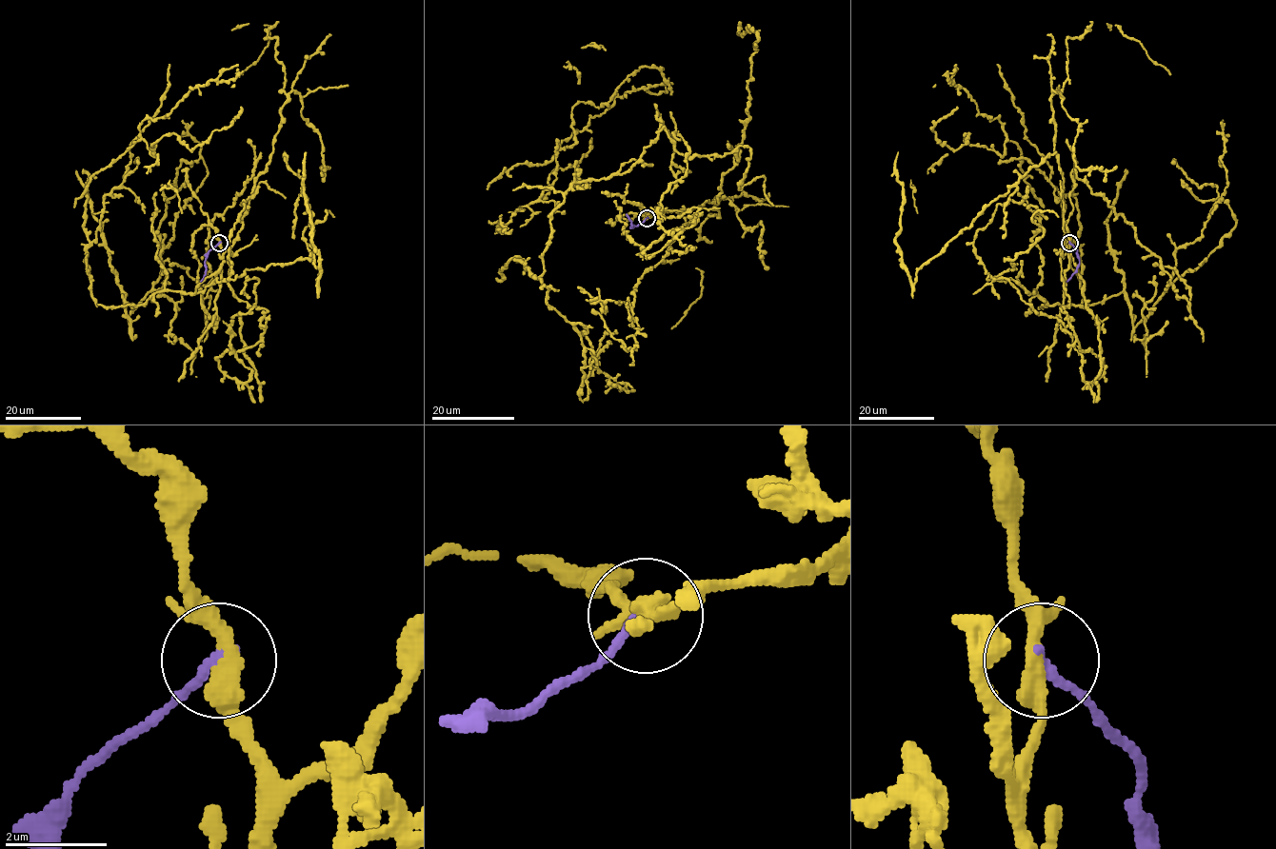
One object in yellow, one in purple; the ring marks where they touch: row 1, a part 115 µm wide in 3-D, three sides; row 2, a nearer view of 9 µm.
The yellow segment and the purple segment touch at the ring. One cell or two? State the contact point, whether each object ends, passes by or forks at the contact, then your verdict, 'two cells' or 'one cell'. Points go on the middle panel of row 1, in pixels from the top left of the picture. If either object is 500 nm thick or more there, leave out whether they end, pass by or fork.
place (647, 218); yellow passes by; purple ends; two cells

